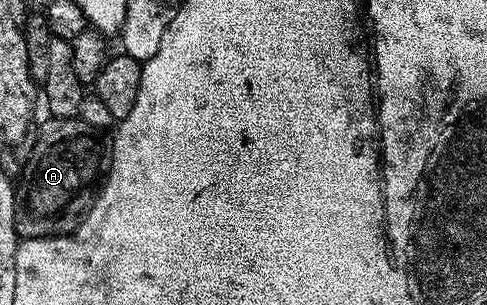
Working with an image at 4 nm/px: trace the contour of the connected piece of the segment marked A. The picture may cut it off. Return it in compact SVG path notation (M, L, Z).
M79 116L74 118L53 118L49 117L47 119L48 122L39 123L38 129L34 134L34 141L32 143L32 151L30 152L30 156L28 157L28 163L24 165L22 168L22 173L18 178L18 185L16 186L16 233L19 235L21 239L26 238L61 238L64 234L72 234L79 228L81 222L84 220L85 211L91 207L94 201L94 195L98 190L98 183L101 181L102 174L101 171L105 169L106 166L106 142L104 146L104 142L99 133L90 128L88 124L83 122Z

